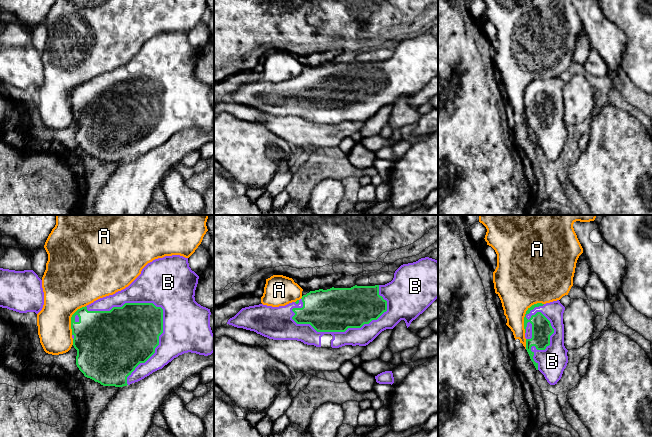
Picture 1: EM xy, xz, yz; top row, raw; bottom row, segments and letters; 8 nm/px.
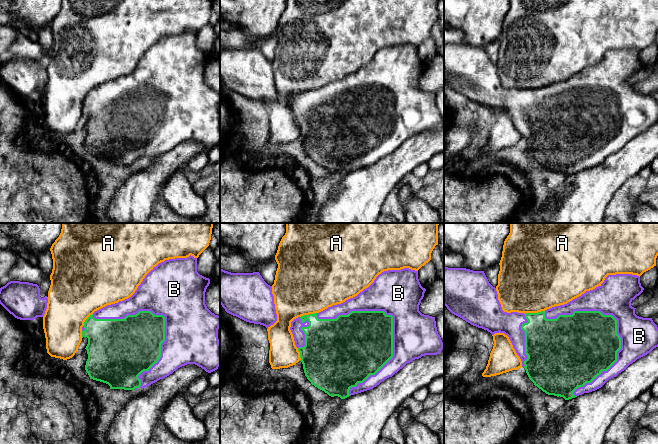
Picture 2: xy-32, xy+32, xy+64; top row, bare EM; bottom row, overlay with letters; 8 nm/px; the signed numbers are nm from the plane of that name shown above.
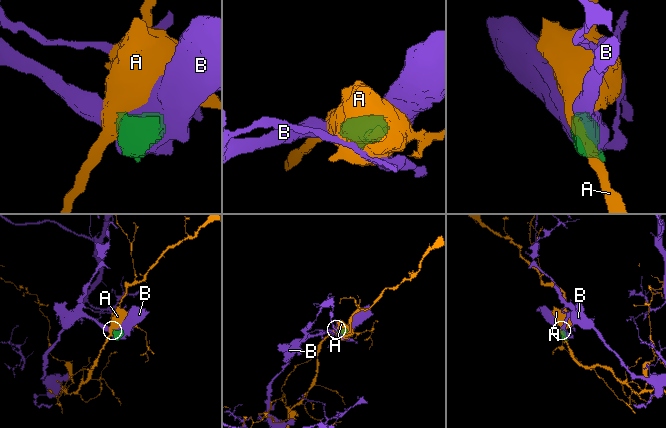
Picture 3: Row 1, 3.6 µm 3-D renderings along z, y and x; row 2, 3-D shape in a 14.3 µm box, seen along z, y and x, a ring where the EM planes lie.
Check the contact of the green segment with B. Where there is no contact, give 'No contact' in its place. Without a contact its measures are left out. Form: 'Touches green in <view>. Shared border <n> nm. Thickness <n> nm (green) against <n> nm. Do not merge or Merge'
Touches green in xy. Shared border 700 nm. Thickness 380 nm (green) against 420 nm. Merge

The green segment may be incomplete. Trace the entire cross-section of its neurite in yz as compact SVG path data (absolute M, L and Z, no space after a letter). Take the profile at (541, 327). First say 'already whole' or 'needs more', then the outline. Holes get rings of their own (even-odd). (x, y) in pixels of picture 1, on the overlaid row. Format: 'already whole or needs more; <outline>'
needs more; M559 300L537 303L528 308L524 317L526 350L536 370L544 375L550 385L557 384L568 363L568 350L564 346L564 310L565 307Z

